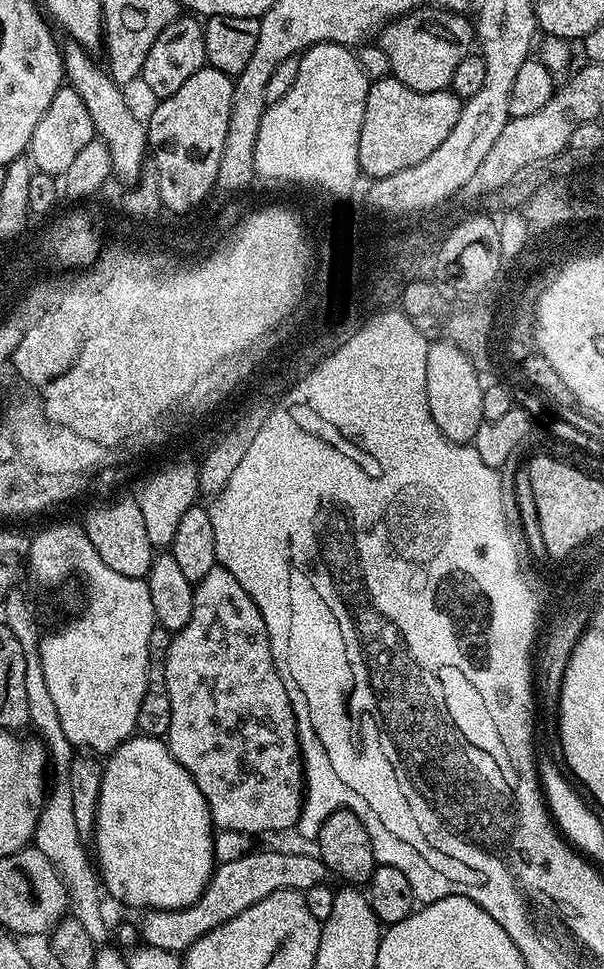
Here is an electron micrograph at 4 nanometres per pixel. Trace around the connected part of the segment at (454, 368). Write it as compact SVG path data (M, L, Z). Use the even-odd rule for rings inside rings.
M451 340L429 343L426 354L426 398L430 402L430 414L447 440L455 444L472 444L478 434L478 426L485 419L482 414L482 394L485 385L482 376L471 364L470 356Z

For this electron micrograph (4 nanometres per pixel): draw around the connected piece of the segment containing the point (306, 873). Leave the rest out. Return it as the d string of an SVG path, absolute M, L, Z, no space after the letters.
M280 850L248 851L233 862L215 867L203 894L190 907L164 911L161 908L147 909L139 923L141 939L145 945L167 952L187 951L202 934L216 929L222 922L236 917L242 910L248 909L254 902L277 892L280 889L304 891L310 886L325 883L329 870L317 855L300 852L282 852Z

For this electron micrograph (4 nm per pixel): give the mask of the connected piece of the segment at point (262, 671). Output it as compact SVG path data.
M217 566L210 570L210 574L206 574L206 578L195 581L194 610L190 610L190 622L186 622L186 626L182 626L182 630L173 635L162 679L164 689L168 691L170 698L170 730L166 743L176 761L192 775L198 790L202 790L212 815L213 825L217 829L238 830L245 837L252 836L255 832L284 832L287 828L295 829L306 795L304 762L300 754L296 715L292 709L286 686L274 666L266 622L262 618L254 598L250 598L250 594L242 588L242 582L238 582L238 578L234 578L234 574L230 574L230 570Z

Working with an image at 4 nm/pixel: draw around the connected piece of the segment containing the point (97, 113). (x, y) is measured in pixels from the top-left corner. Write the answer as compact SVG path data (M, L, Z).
M68 40L62 51L67 87L78 92L78 97L82 98L92 119L95 135L109 148L112 159L111 175L115 179L129 180L128 182L137 181L146 165L146 153L149 151L146 124L134 118L133 112L126 106L121 85L114 83L107 71L92 61L93 55L85 51L81 44Z

